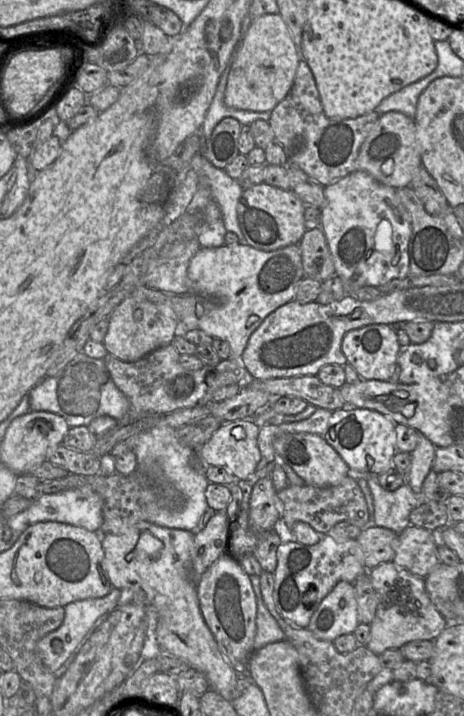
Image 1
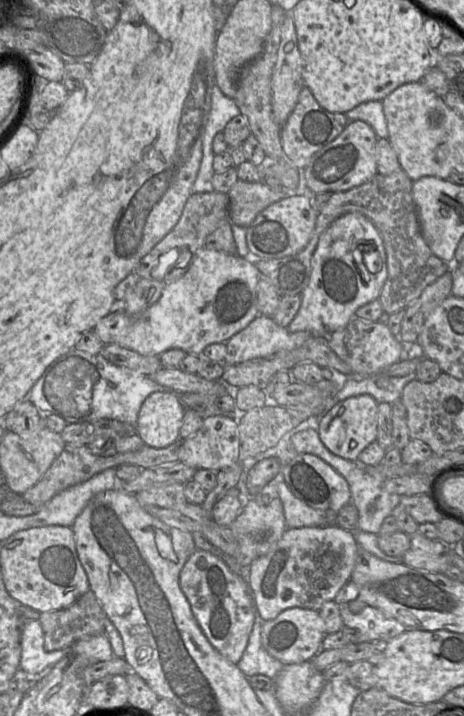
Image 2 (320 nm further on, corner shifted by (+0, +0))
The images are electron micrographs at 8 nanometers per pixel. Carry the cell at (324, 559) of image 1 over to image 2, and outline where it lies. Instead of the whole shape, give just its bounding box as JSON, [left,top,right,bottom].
[249,525,359,621]

